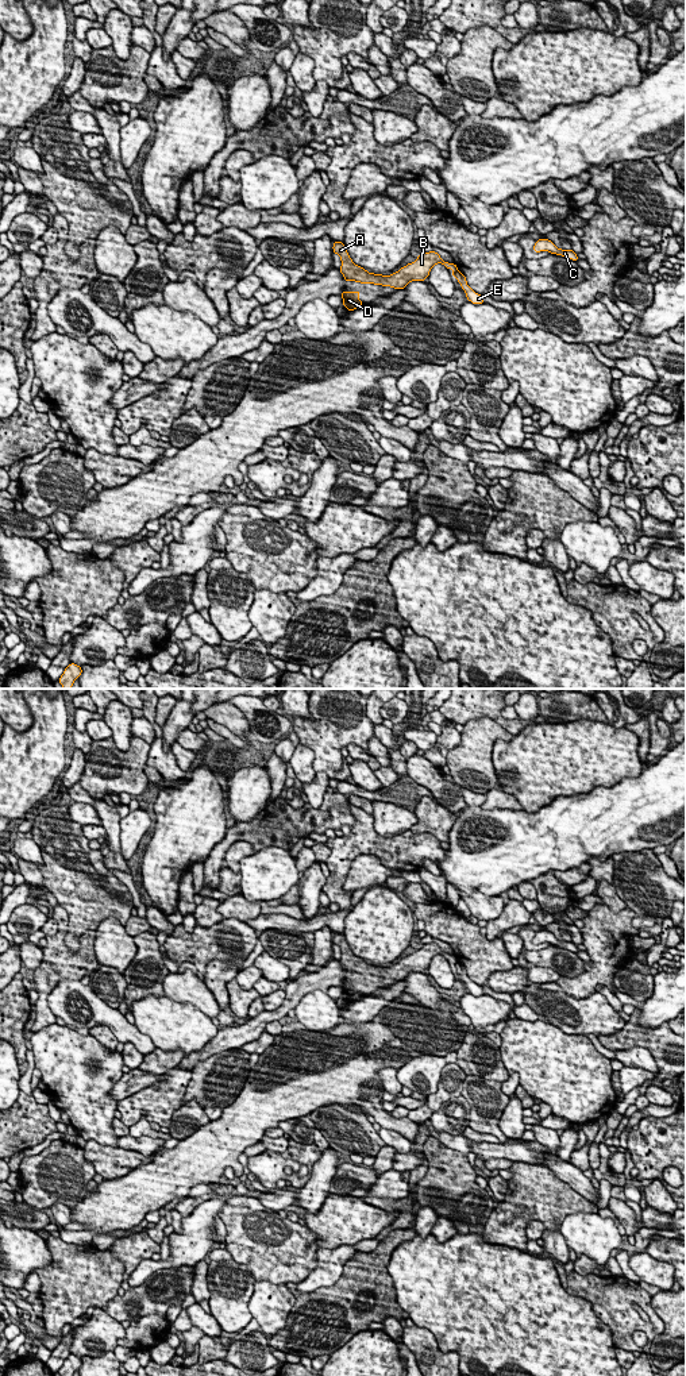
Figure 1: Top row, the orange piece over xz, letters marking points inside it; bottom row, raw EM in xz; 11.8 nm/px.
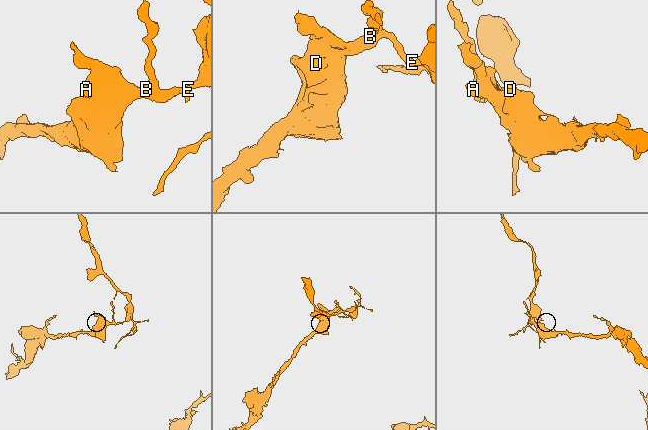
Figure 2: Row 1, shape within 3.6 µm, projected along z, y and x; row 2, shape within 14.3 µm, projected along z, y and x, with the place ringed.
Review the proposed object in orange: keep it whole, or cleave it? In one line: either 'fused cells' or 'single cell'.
fused cells

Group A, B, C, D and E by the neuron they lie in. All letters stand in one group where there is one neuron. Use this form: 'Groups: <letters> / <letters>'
Groups: A B D / C E

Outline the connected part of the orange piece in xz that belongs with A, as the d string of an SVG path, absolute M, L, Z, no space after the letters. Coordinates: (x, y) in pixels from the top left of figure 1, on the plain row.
M334 933L332 941L342 951L342 957L339 961L347 974L357 972L361 975L374 975L374 976L396 979L398 982L398 980L404 980L406 975L411 972L424 972L425 970L428 970L431 960L436 955L442 955L447 960L451 960L452 970L455 970L455 965L458 963L455 955L444 953L438 944L429 943L429 944L419 945L415 953L408 955L406 957L401 959L398 963L393 964L392 967L374 965L374 964L369 964L361 957L357 957L352 953L343 933Z

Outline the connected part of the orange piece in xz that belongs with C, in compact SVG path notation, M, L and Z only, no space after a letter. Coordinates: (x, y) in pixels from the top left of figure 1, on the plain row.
M539 930L533 937L535 944L550 943L551 945L562 947L564 949L578 952L579 949L573 941L560 941L548 930Z

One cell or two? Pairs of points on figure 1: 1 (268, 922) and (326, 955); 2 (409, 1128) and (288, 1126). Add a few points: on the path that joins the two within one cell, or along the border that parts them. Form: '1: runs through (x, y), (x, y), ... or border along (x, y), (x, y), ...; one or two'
1: border along (313, 931), (328, 927), (334, 932); two
2: border along (308, 1114), (285, 1118), (277, 1124); two

